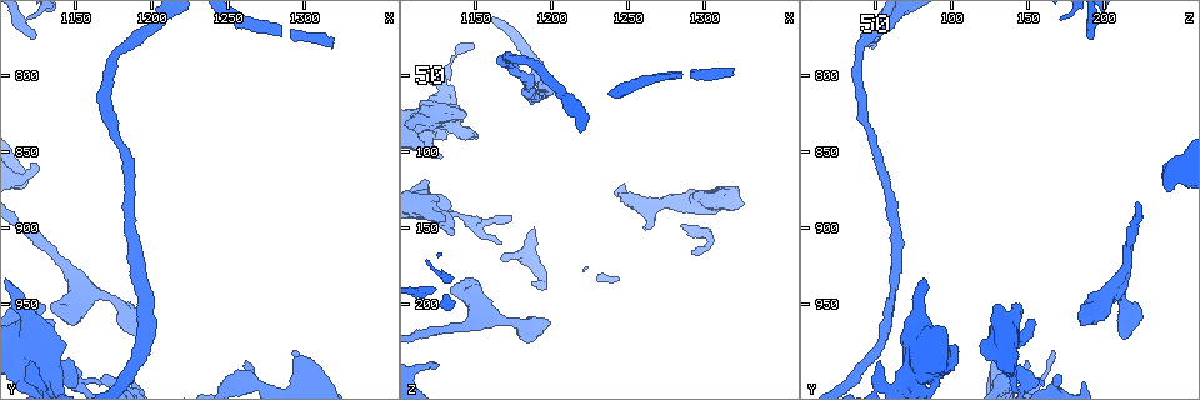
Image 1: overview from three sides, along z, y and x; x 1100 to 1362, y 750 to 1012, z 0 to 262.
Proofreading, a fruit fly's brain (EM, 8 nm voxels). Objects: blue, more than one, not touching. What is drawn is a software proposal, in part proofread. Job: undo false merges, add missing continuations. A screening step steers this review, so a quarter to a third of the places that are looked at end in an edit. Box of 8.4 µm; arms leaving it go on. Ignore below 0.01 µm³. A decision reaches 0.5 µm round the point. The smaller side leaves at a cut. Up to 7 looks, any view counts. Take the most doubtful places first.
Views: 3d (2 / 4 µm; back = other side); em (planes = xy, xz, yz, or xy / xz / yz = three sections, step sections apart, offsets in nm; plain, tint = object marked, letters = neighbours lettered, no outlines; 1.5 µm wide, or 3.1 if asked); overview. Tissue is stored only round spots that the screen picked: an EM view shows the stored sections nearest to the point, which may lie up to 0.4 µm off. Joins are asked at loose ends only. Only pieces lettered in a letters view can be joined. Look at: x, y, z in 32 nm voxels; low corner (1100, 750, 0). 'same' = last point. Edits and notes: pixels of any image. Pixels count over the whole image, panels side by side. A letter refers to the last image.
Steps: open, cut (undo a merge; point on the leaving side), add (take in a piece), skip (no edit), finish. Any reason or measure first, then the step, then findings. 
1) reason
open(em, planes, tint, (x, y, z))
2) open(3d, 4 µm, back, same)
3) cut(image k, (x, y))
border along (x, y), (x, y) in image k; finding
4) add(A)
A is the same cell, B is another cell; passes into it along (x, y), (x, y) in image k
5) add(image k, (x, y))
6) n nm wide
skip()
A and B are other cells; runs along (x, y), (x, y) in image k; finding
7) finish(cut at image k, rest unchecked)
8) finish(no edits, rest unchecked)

an open end
open(em, planes, tint, (1122, 988, 52))

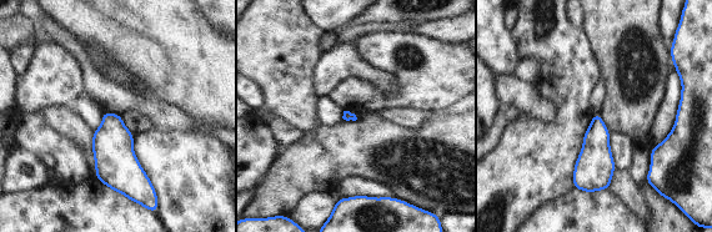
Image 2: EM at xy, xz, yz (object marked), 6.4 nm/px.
open(em, planes, letters, same)

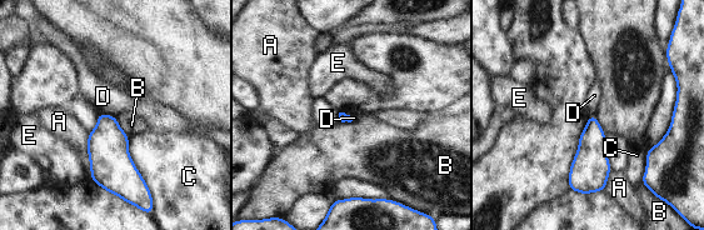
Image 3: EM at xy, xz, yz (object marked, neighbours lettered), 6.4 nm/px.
skip()
A, B, C, D and E are other cells; border along (99, 111), (114, 116) in image 3; none of them fits

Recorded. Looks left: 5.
branch stops here
open(3d, 4 µm, (1260, 986, 148))

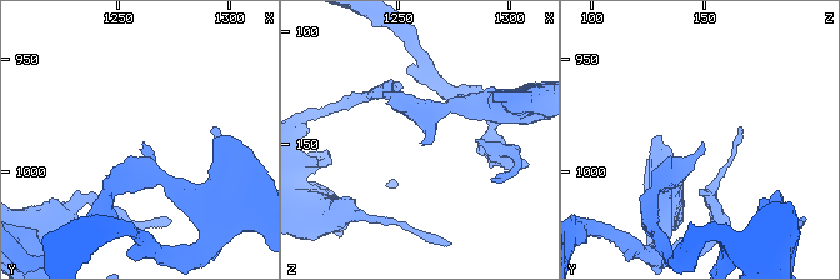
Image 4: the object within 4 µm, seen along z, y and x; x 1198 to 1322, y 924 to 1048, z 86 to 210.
open(em, yz, step 4, letters, (1261, 987, 150))

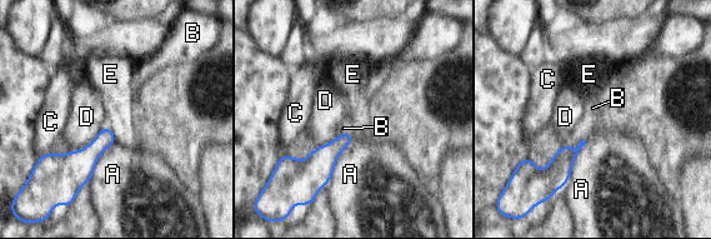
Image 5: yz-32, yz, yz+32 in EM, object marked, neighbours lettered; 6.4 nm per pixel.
open(em, planes, letters, same)

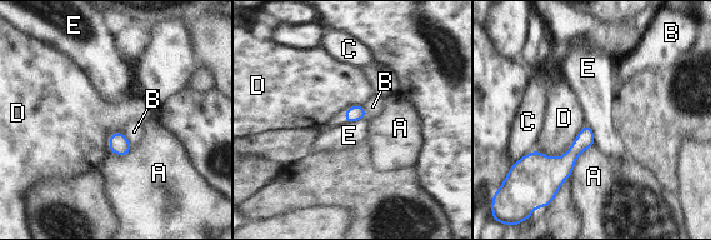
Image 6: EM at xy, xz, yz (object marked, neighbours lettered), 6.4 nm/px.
D touches over 360 nm
skip()
A, B, C, D and E are other cells; border along (586, 123), (592, 131), (595, 144) in image 6; no lettered piece goes on from it

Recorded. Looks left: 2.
open(3d, 2 µm, (1140, 996, 142))

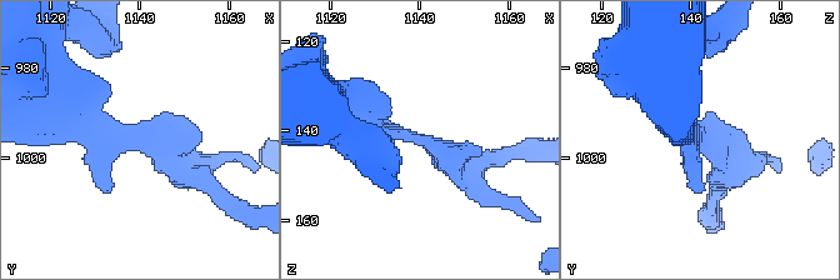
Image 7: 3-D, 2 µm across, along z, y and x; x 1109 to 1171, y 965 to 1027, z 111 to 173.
open(em, planes, letters, (1140, 997, 142))

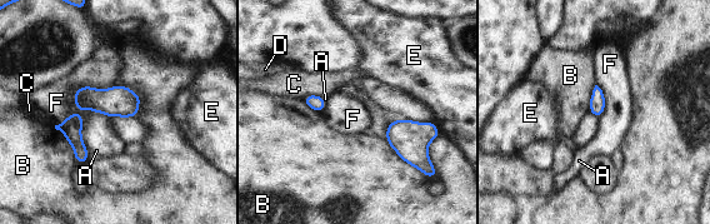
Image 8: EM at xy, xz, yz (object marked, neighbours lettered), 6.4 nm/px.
F touches over 300 nm
skip()
A, B, C, D, E and F are other cells; border along (74, 91), (76, 108), (110, 118) in image 8; continuous, no second cell

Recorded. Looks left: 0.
finish(no edits, rest unchecked)

